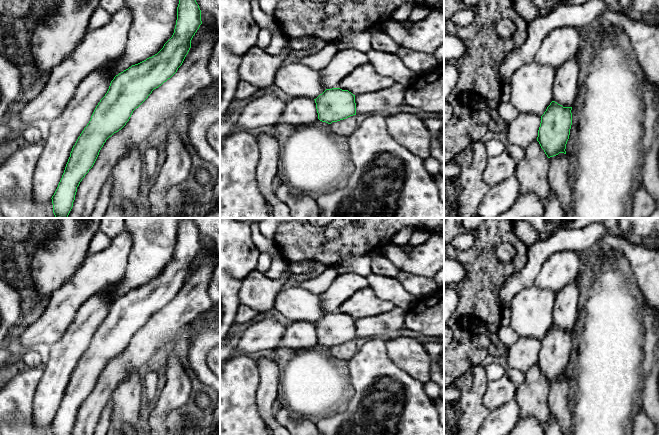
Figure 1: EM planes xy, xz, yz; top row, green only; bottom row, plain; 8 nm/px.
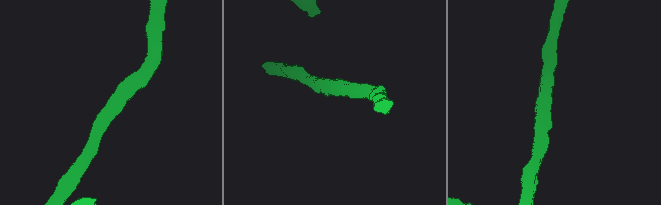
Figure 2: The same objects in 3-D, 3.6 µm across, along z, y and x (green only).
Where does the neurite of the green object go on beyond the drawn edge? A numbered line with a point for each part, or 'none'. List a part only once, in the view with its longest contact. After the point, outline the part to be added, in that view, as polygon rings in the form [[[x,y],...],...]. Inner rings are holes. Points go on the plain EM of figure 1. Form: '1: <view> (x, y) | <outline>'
1: xy (64, 355) | [[[108,287],[81,305],[64,335],[50,346],[32,405],[32,420],[36,427],[45,427],[54,419],[73,370],[89,347],[96,330],[107,317],[112,305]]]

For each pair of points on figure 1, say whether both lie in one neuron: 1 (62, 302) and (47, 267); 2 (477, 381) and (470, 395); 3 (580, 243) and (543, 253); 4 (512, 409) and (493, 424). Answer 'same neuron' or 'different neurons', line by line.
1: different neurons
2: same neuron
3: same neuron
4: same neuron

